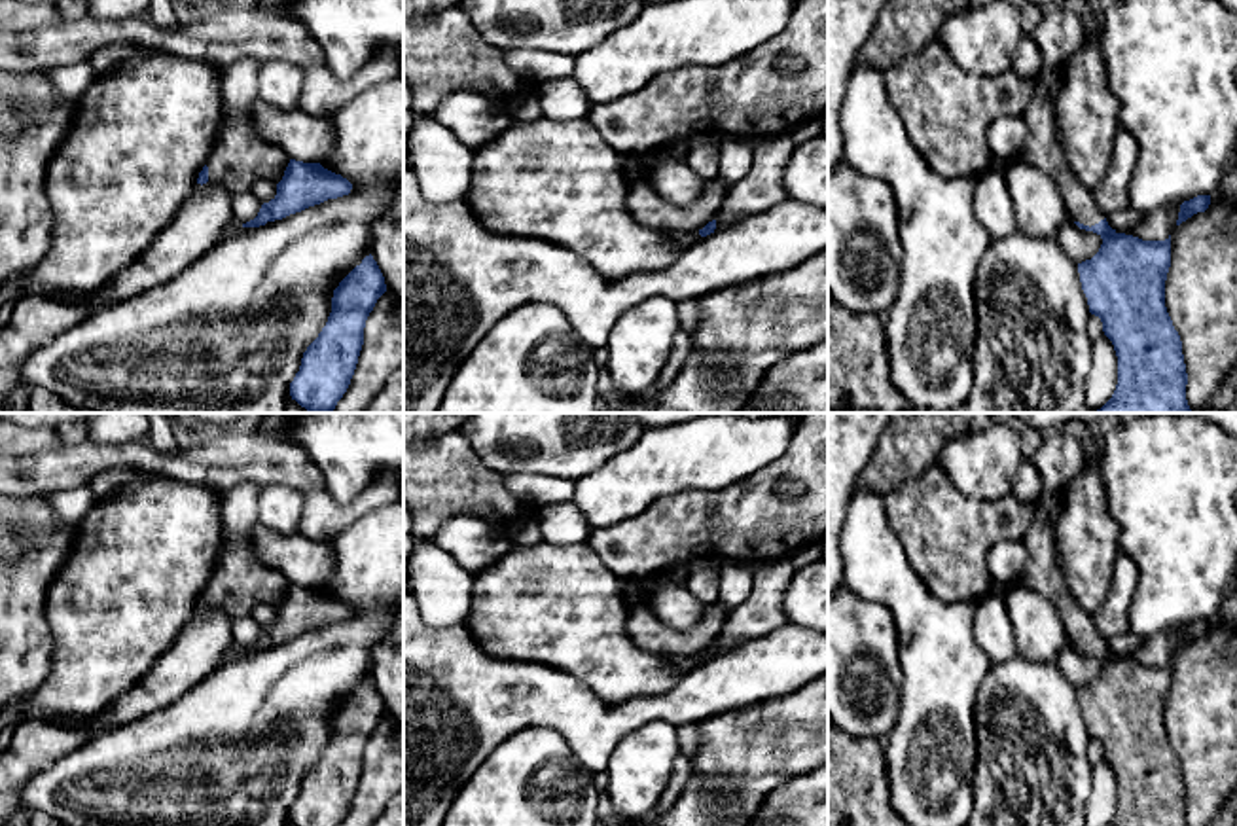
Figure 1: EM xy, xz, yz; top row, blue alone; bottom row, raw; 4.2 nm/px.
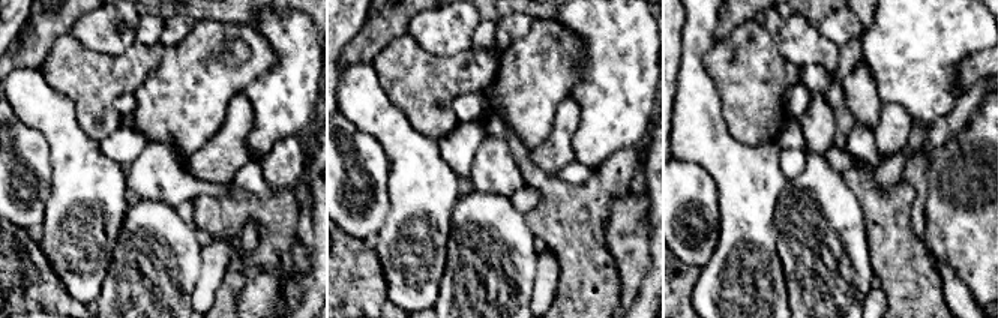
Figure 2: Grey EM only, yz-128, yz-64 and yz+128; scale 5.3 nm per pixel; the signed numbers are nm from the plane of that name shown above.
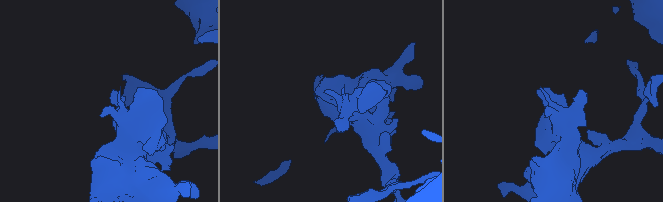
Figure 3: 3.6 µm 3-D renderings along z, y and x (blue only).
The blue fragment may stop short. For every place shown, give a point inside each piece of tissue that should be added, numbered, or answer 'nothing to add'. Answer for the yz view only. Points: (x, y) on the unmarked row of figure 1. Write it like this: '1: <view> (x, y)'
1: yz (1042, 573)

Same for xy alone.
1: xy (239, 584)

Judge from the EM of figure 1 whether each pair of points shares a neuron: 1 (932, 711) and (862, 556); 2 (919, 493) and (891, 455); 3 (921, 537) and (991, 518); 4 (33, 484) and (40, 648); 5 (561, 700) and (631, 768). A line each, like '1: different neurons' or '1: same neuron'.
1: same neuron
2: different neurons
3: same neuron
4: different neurons
5: different neurons

